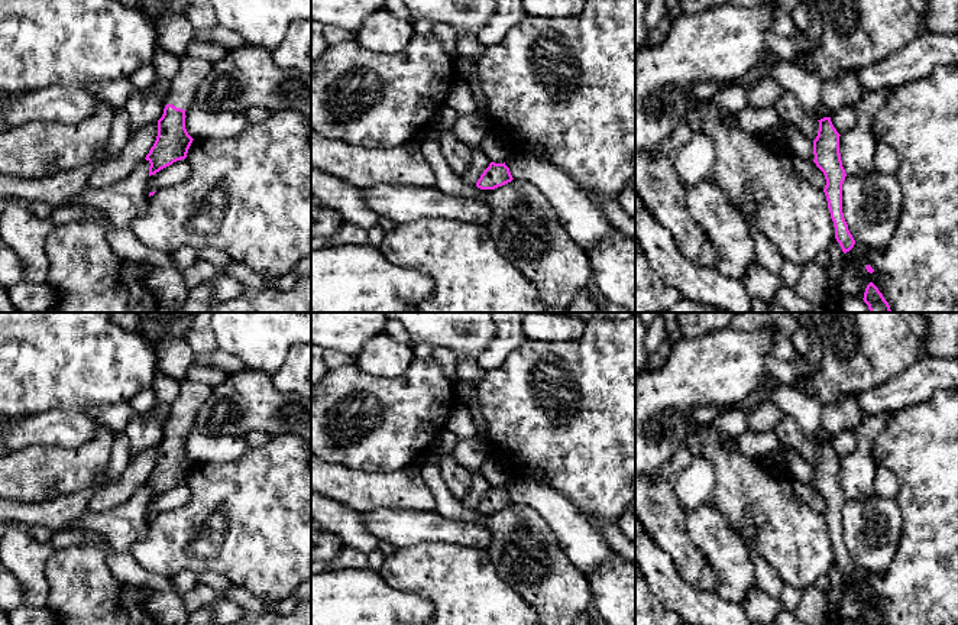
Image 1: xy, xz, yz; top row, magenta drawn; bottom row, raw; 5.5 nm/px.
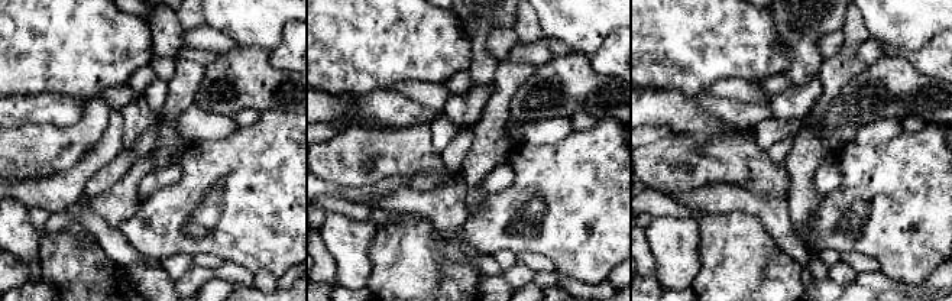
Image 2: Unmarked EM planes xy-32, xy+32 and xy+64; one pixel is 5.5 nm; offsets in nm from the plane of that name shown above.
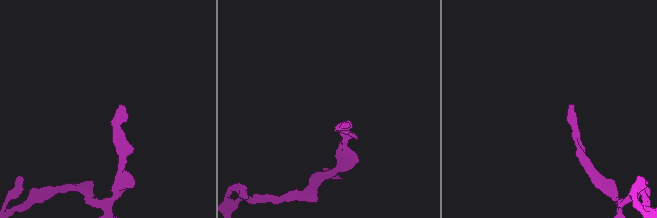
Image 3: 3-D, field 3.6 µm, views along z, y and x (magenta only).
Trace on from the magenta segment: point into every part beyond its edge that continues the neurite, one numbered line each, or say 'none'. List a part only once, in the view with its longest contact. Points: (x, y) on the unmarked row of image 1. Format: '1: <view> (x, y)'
1: xy (104, 499)

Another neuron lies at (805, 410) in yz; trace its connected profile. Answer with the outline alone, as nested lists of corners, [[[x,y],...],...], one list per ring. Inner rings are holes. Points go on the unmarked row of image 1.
[[[767,373],[758,388],[766,388],[771,394],[771,401],[777,404],[786,414],[792,415],[805,437],[809,440],[819,428],[823,404],[812,398],[793,385],[783,385]]]

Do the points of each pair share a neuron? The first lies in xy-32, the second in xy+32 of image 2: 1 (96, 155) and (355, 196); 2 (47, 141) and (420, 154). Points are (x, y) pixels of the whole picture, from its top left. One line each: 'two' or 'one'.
1: one
2: one

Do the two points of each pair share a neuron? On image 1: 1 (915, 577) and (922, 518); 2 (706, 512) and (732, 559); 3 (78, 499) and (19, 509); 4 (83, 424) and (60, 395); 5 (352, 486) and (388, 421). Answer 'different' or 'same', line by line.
1: same
2: same
3: same
4: different
5: different

